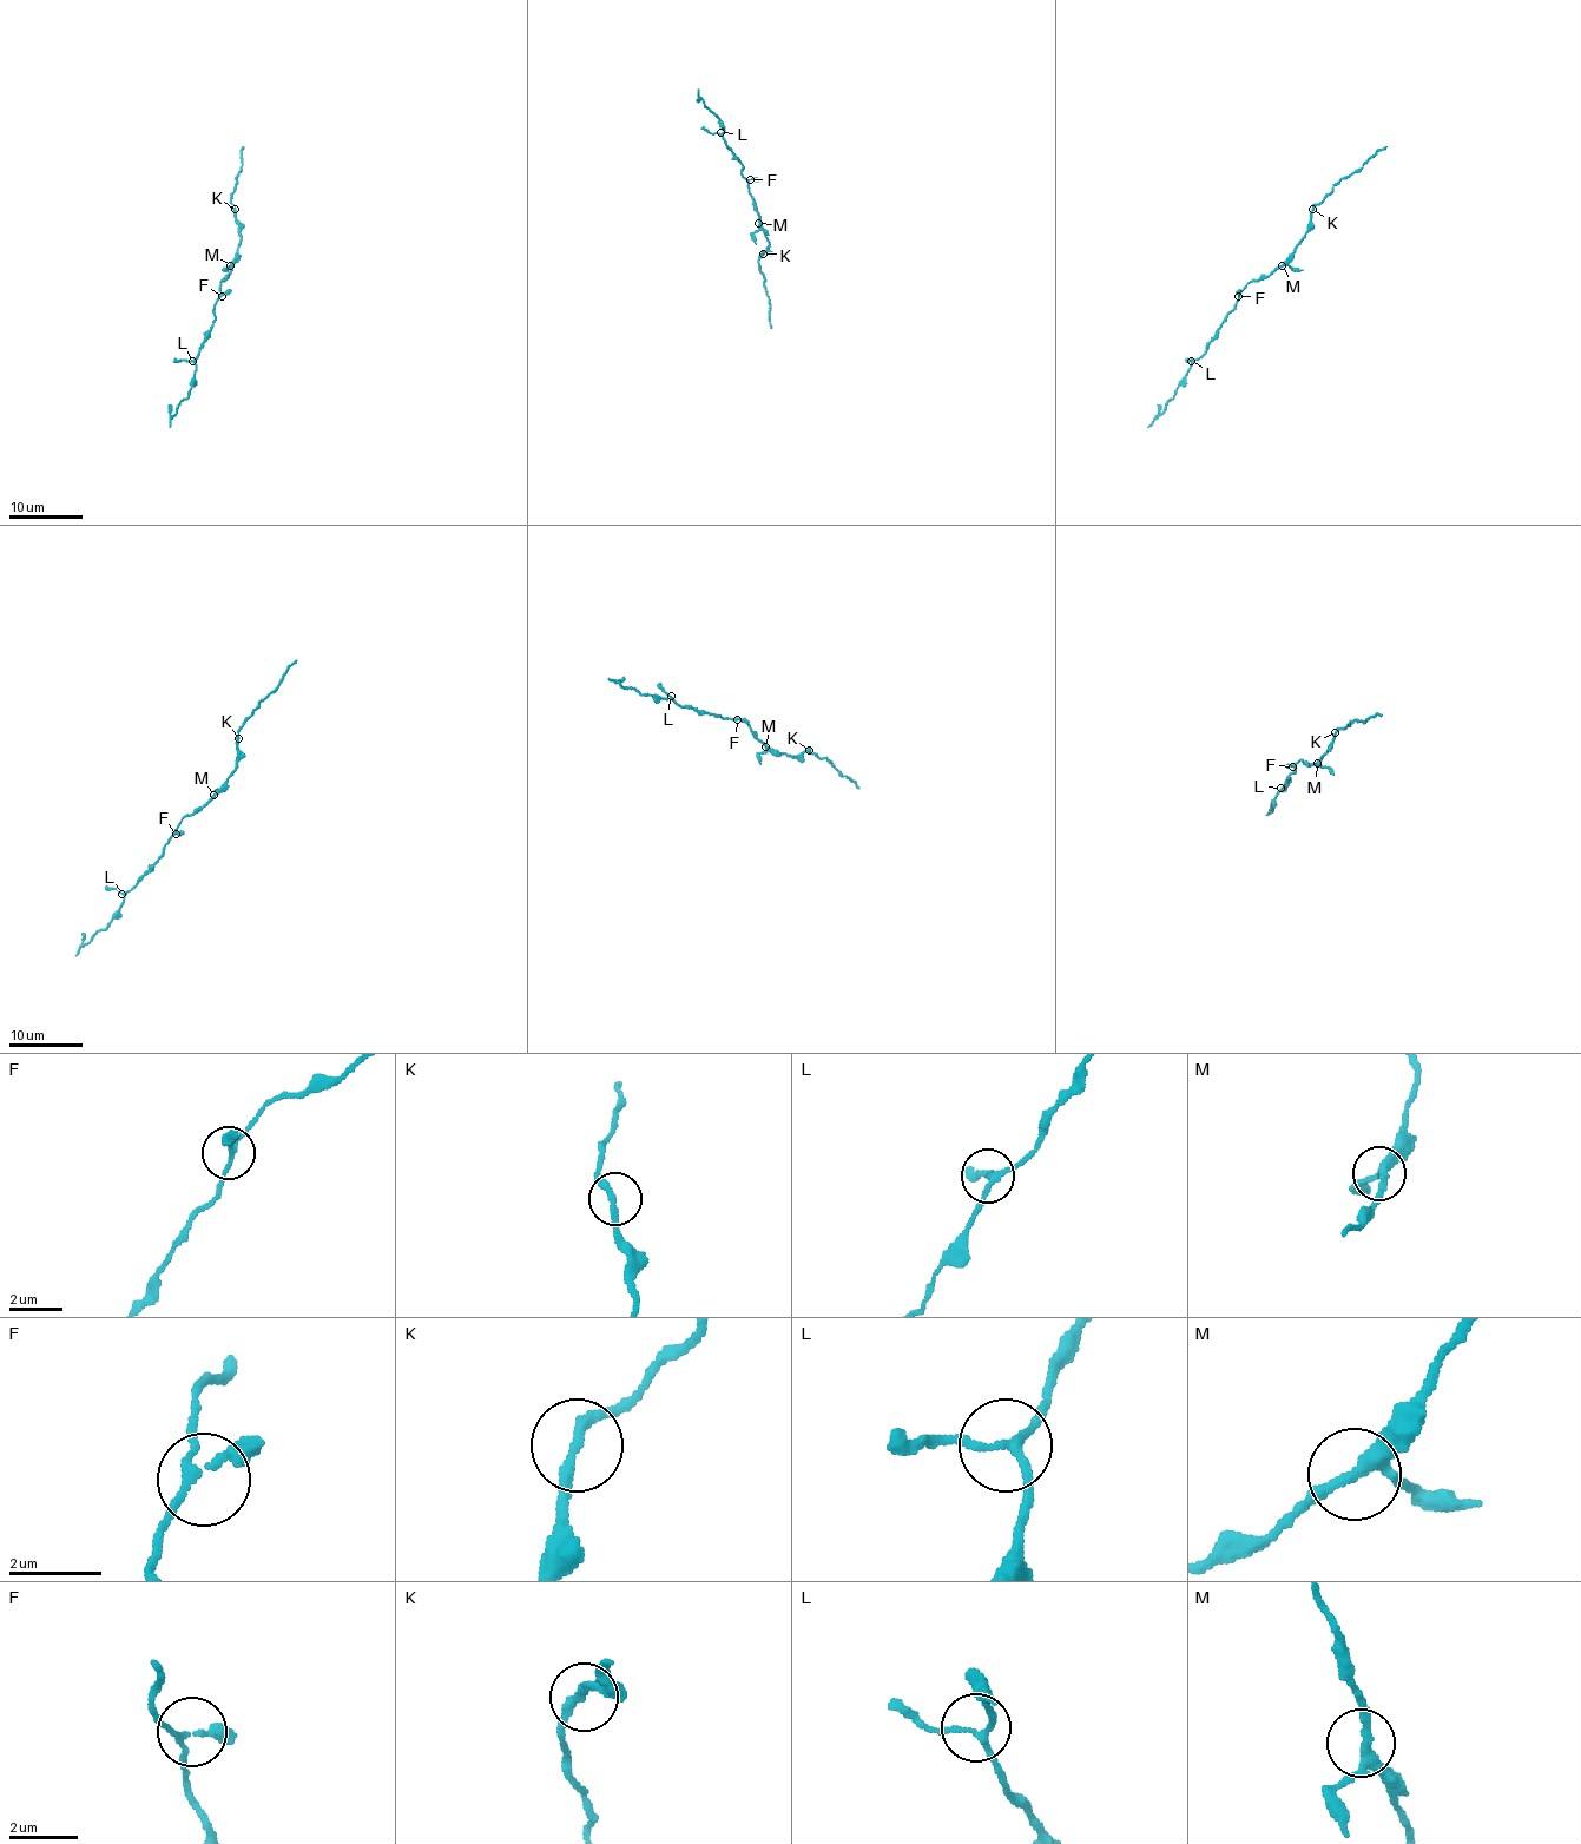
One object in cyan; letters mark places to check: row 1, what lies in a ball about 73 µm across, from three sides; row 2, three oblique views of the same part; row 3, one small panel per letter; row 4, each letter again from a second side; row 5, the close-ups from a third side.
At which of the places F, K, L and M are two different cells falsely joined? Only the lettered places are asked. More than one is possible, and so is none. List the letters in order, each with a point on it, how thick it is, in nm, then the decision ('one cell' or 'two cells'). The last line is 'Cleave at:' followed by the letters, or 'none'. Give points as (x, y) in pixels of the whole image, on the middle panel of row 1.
F: (750, 179) | 160 nm | one cell
K: (763, 254) | 240 nm | one cell
L: (720, 132) | 170 nm | one cell
M: (758, 223) | 260 nm | one cell
Cleave at: none

